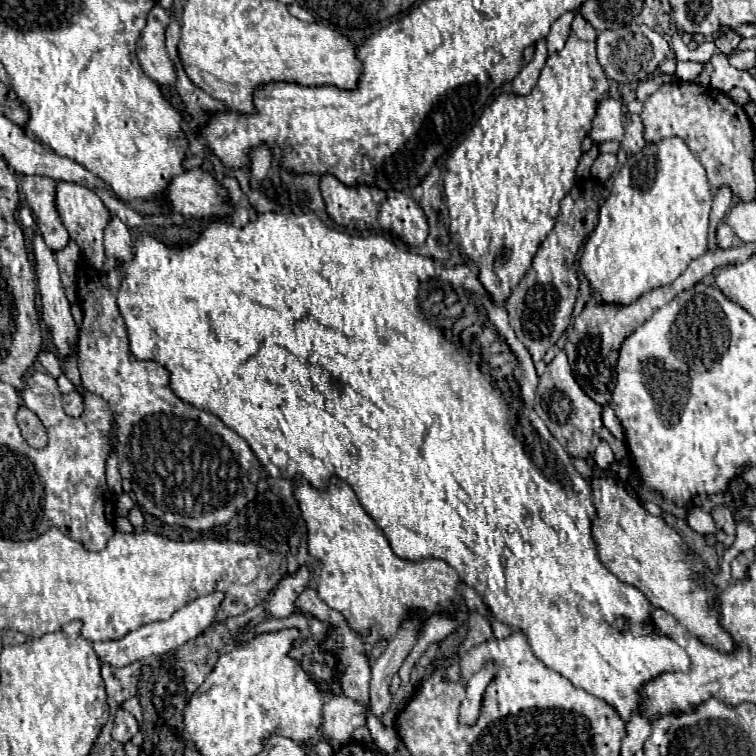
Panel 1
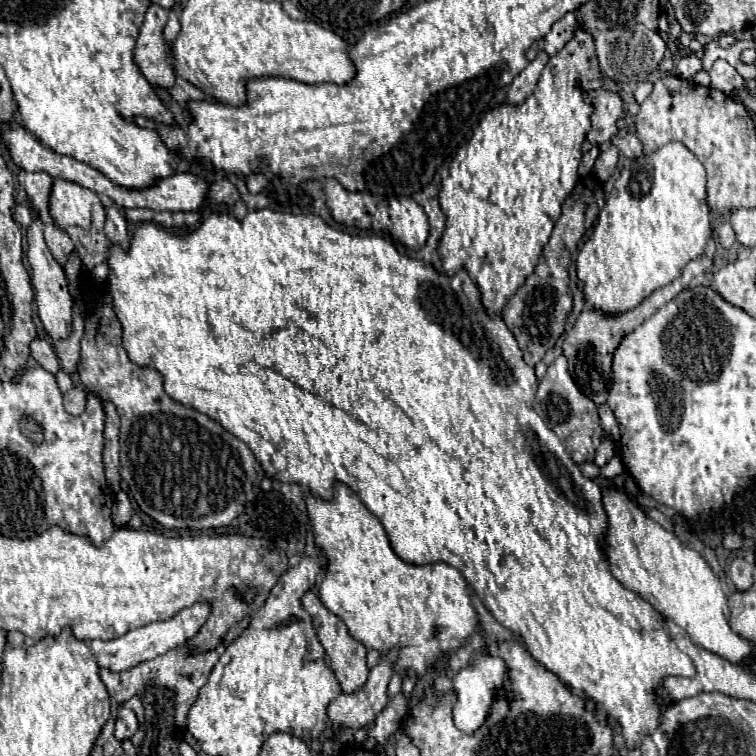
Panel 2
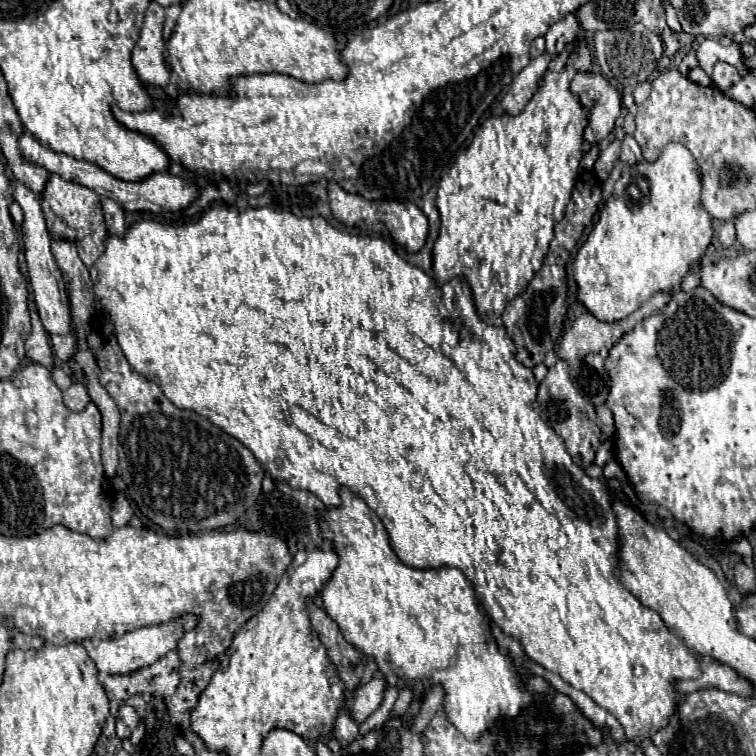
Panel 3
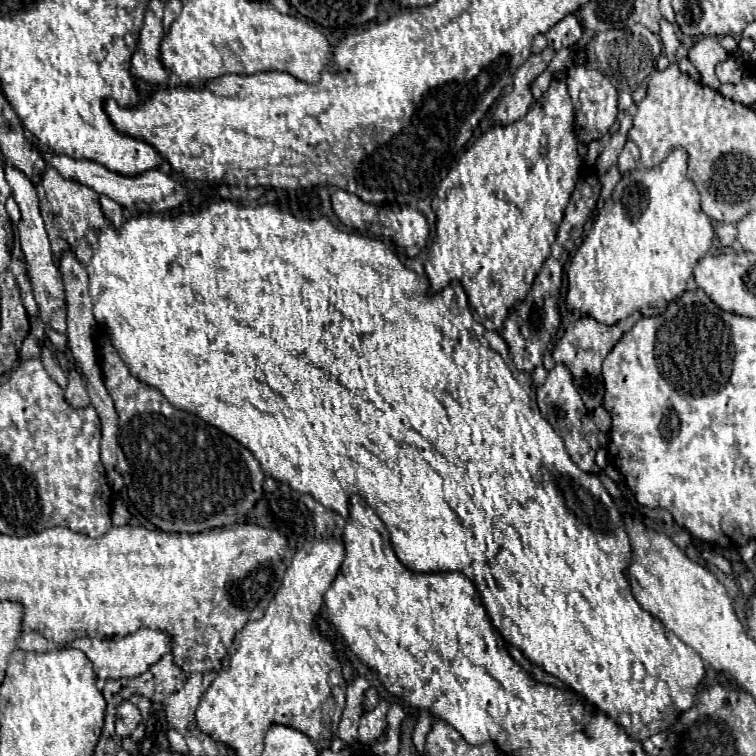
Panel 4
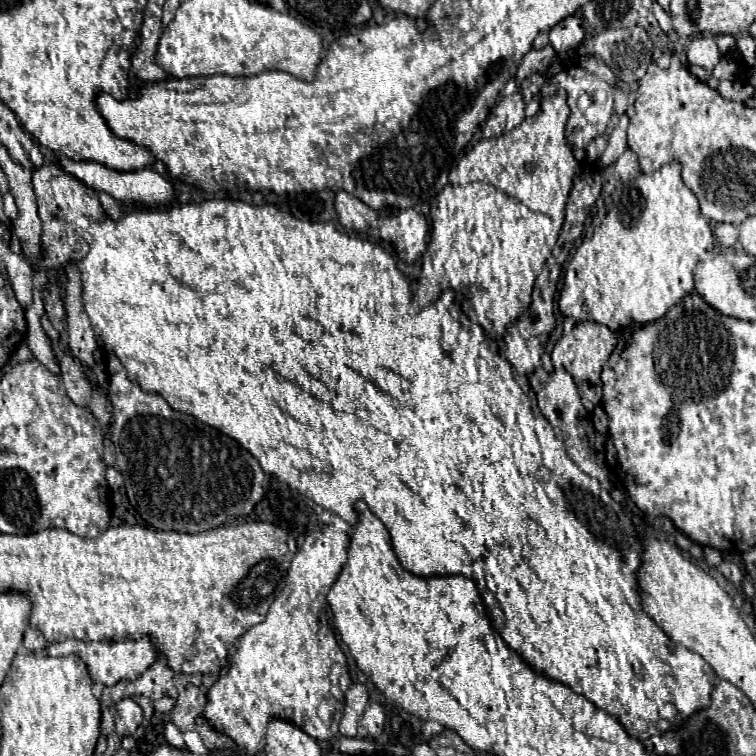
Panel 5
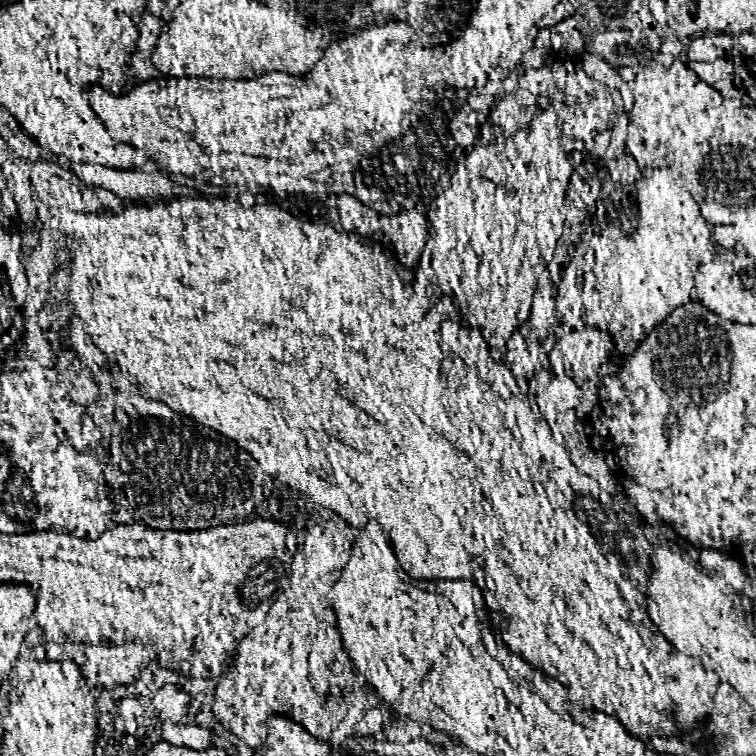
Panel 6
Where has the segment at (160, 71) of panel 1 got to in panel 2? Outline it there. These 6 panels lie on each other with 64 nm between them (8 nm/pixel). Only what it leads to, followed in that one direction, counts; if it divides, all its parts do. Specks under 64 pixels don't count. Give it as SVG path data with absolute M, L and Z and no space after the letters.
M152 4L146 12L140 36L134 48L134 60L146 80L154 86L174 86L174 68L170 64L162 30L168 22L168 12L162 6Z

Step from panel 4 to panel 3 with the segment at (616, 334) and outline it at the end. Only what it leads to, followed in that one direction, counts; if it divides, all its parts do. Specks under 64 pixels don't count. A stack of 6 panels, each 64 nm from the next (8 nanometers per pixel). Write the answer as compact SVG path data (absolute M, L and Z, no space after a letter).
M584 312L580 318L576 318L572 322L572 326L564 332L564 336L560 340L558 358L568 362L572 382L576 384L576 388L580 388L580 394L594 406L606 402L610 380L608 380L608 372L604 368L604 362L608 358L610 348L622 338L622 334L628 330L628 326L632 326L632 320L634 320L634 314L630 320L626 318L626 320L618 320L618 322L602 322L594 314Z

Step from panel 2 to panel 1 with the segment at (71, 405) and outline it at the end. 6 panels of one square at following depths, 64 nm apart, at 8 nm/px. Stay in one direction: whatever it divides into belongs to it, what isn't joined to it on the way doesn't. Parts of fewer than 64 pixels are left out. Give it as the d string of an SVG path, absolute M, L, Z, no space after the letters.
M76 390L70 392L70 394L64 394L64 396L62 396L62 406L64 406L64 412L66 412L68 416L78 418L78 416L82 414L82 408L84 408L84 404L82 404L82 394L78 394Z

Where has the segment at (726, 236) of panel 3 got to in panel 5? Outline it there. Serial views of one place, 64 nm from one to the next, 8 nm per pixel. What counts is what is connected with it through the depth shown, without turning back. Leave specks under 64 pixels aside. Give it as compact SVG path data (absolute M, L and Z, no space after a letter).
M716 224L714 226L714 236L718 238L718 242L724 248L730 248L738 240L738 228L734 224Z

